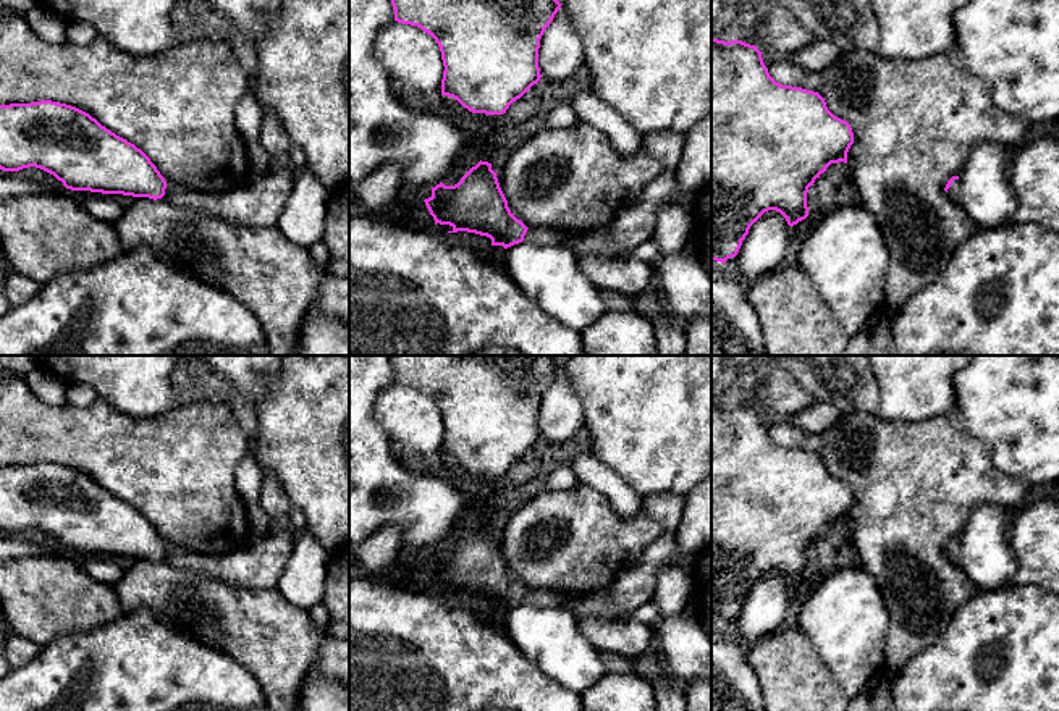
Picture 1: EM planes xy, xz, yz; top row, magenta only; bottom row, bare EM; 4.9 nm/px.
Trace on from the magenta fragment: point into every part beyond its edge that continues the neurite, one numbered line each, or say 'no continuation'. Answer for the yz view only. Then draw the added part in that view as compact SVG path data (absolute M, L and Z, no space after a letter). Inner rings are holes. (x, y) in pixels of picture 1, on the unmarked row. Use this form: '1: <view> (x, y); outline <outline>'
1: yz (954, 555); outline M959 541L952 543L951 549L947 551L947 557L949 557L952 566L960 567L962 553L960 553L960 543Z

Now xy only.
1: xy (259, 566); outline M273 527L255 543L226 554L205 556L167 545L165 557L178 567L209 574L236 588L268 590L276 588L293 548L291 532Z

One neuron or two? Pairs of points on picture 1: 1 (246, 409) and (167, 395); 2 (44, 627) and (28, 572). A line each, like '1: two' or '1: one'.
1: one
2: one

